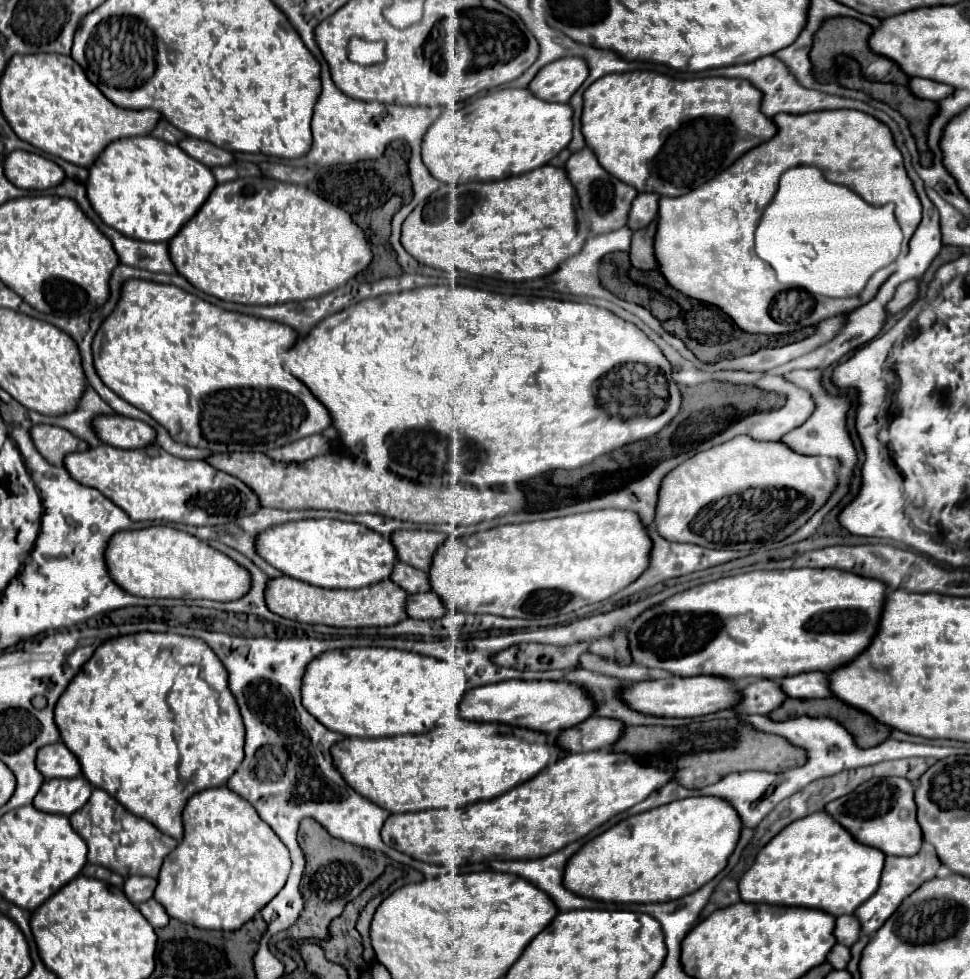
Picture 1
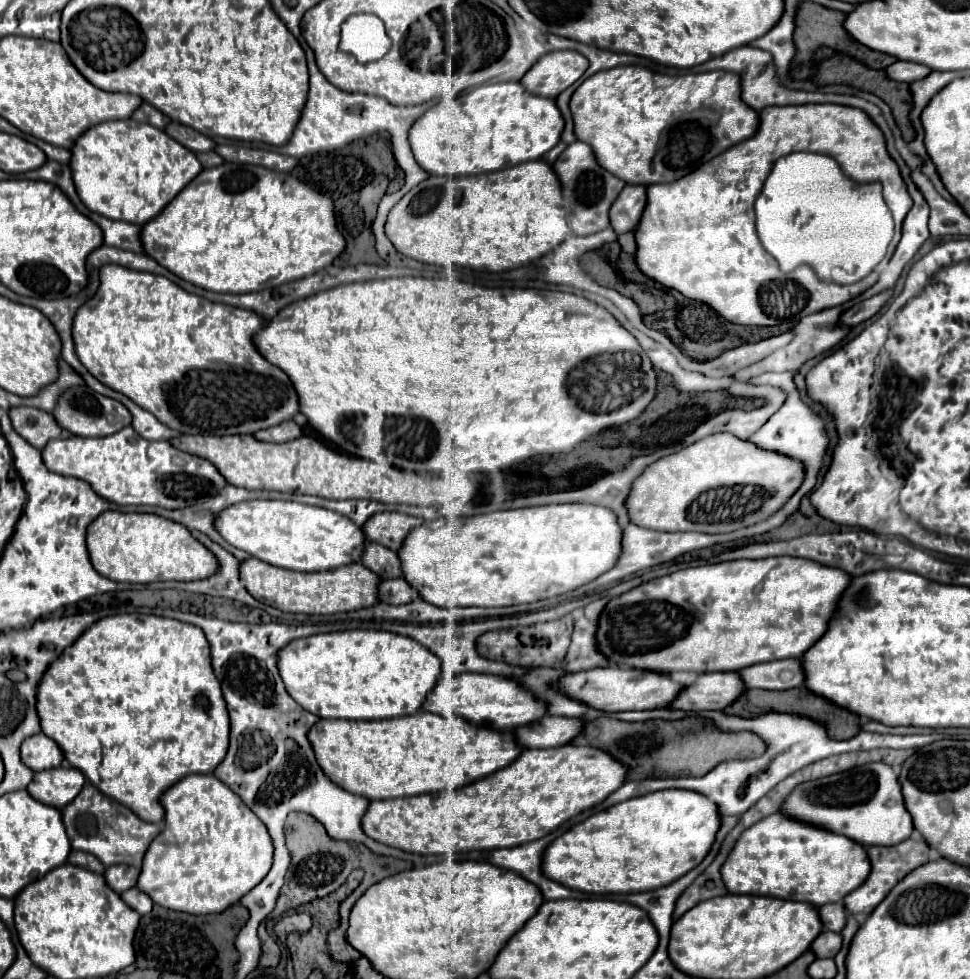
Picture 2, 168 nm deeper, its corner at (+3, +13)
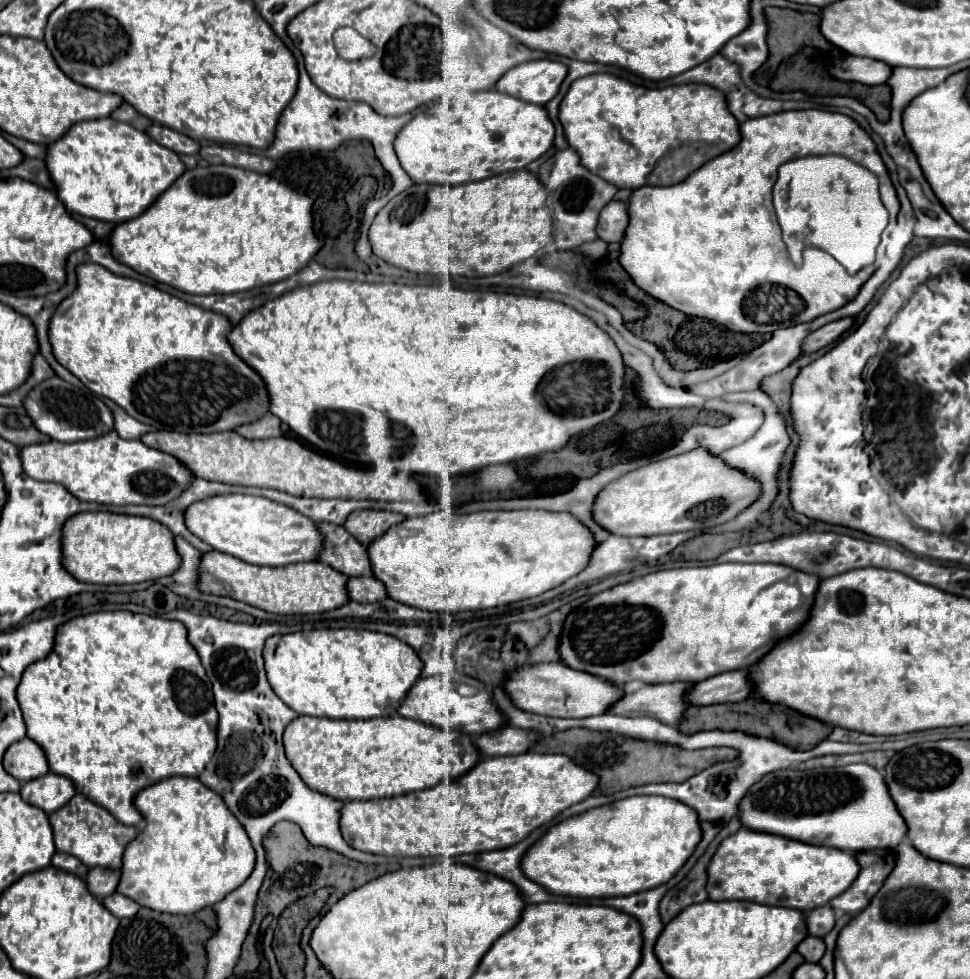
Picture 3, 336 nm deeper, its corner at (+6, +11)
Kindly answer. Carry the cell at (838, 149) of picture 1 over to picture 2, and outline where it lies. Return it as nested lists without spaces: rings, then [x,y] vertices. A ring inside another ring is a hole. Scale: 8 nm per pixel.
[[[817,103],[817,105],[787,105],[787,107],[773,105],[763,109],[759,115],[761,115],[759,131],[747,141],[733,145],[731,149],[703,163],[697,171],[685,175],[683,179],[663,185],[649,185],[647,207],[635,229],[637,265],[645,275],[657,279],[667,287],[681,291],[689,299],[697,299],[711,305],[719,315],[737,325],[781,325],[785,321],[795,321],[805,315],[847,303],[857,295],[861,295],[865,289],[869,289],[879,279],[883,267],[887,265],[887,261],[881,261],[875,267],[875,271],[871,271],[871,275],[853,285],[835,285],[835,283],[827,285],[819,281],[809,267],[797,267],[795,279],[789,279],[789,275],[781,273],[775,259],[761,247],[757,239],[755,213],[753,213],[753,203],[759,191],[763,189],[763,183],[771,173],[771,167],[779,157],[793,151],[813,151],[831,155],[849,179],[855,179],[857,183],[859,181],[883,183],[883,197],[893,217],[905,217],[913,205],[905,181],[899,173],[899,167],[887,153],[887,143],[881,129],[871,121],[871,117],[865,111],[847,105]]]

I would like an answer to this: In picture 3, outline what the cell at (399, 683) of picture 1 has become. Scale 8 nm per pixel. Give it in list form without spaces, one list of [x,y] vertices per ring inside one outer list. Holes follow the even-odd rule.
[[[312,629],[268,637],[264,645],[264,669],[272,691],[296,713],[330,719],[372,719],[394,715],[404,695],[420,677],[422,661],[400,639],[366,629]]]

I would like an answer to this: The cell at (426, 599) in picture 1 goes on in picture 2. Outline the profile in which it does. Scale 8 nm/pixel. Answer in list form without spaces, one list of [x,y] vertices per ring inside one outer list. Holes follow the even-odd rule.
[[[385,579],[379,585],[379,599],[389,605],[405,605],[419,599],[419,595],[405,579]]]

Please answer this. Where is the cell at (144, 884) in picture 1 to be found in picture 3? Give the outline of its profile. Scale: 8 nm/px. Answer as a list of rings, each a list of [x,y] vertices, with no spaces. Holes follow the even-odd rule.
[[[92,867],[86,873],[86,887],[96,899],[104,899],[116,891],[116,885],[120,881],[120,869],[104,869],[104,867]]]

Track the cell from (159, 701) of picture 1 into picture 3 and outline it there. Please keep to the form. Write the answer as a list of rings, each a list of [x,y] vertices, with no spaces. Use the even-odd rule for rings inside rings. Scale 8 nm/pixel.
[[[98,611],[98,613],[74,617],[56,631],[56,641],[54,641],[52,653],[48,653],[48,657],[44,657],[42,661],[32,663],[22,673],[22,681],[16,689],[16,699],[18,699],[22,715],[24,715],[26,737],[42,747],[42,751],[46,753],[50,771],[72,779],[76,791],[84,793],[90,801],[96,801],[96,805],[108,809],[124,825],[142,823],[142,815],[134,807],[134,797],[140,789],[146,789],[152,783],[158,783],[158,781],[174,777],[174,775],[198,777],[204,771],[204,767],[208,765],[208,759],[214,755],[214,749],[216,749],[218,713],[214,707],[210,679],[206,677],[206,671],[200,663],[196,649],[188,643],[186,629],[180,621],[170,621],[170,619],[152,617],[152,615],[144,615],[144,613],[130,613],[130,611]]]

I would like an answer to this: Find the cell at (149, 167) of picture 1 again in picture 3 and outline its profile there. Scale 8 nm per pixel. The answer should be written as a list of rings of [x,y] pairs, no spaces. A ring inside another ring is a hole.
[[[110,117],[72,125],[72,131],[48,145],[46,167],[56,187],[56,197],[70,213],[112,223],[144,213],[184,173],[184,163],[176,153],[160,147],[144,131]]]

